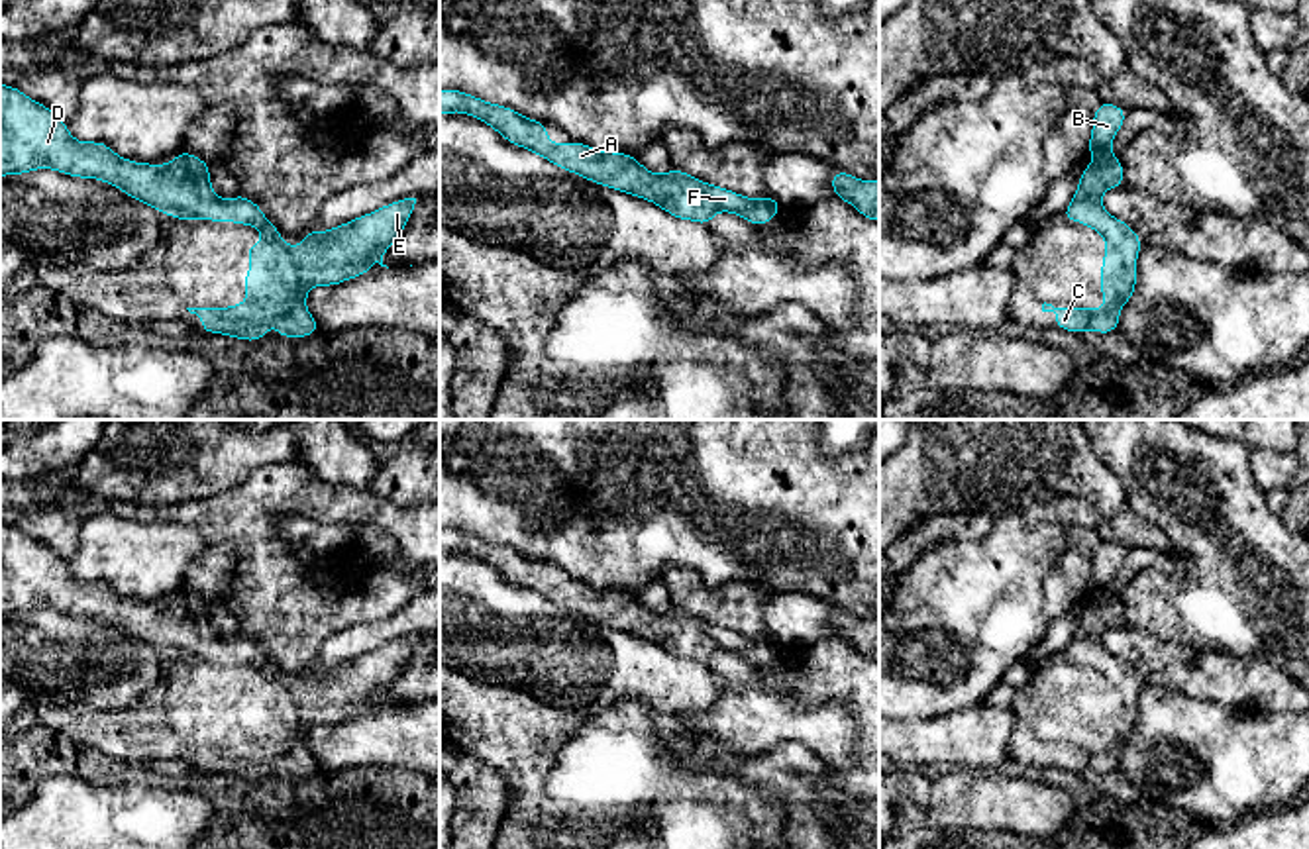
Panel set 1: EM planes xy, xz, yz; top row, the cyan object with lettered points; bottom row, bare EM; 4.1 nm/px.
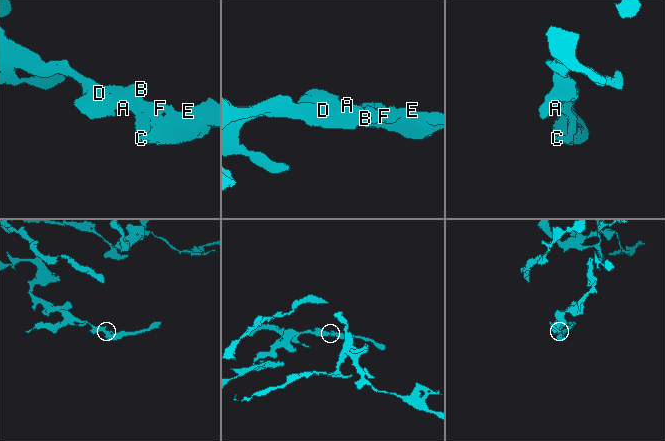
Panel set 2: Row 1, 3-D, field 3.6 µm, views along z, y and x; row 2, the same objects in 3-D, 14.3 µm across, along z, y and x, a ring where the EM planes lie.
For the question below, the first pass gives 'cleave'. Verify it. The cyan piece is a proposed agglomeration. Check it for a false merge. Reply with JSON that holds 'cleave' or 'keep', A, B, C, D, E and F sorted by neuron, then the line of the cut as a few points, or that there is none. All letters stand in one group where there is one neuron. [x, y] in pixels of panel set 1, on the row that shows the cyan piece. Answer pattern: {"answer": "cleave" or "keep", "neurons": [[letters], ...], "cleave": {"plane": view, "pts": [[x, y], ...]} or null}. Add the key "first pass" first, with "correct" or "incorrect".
{"first pass": "incorrect", "answer": "keep", "neurons": [["A", "B", "C", "D", "E", "F"]], "cleave": null}

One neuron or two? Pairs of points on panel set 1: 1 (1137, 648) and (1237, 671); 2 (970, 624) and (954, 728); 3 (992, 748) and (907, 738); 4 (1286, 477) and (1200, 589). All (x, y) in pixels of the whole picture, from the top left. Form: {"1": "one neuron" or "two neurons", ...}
{"1": "one neuron", "2": "two neurons", "3": "one neuron", "4": "two neurons"}

